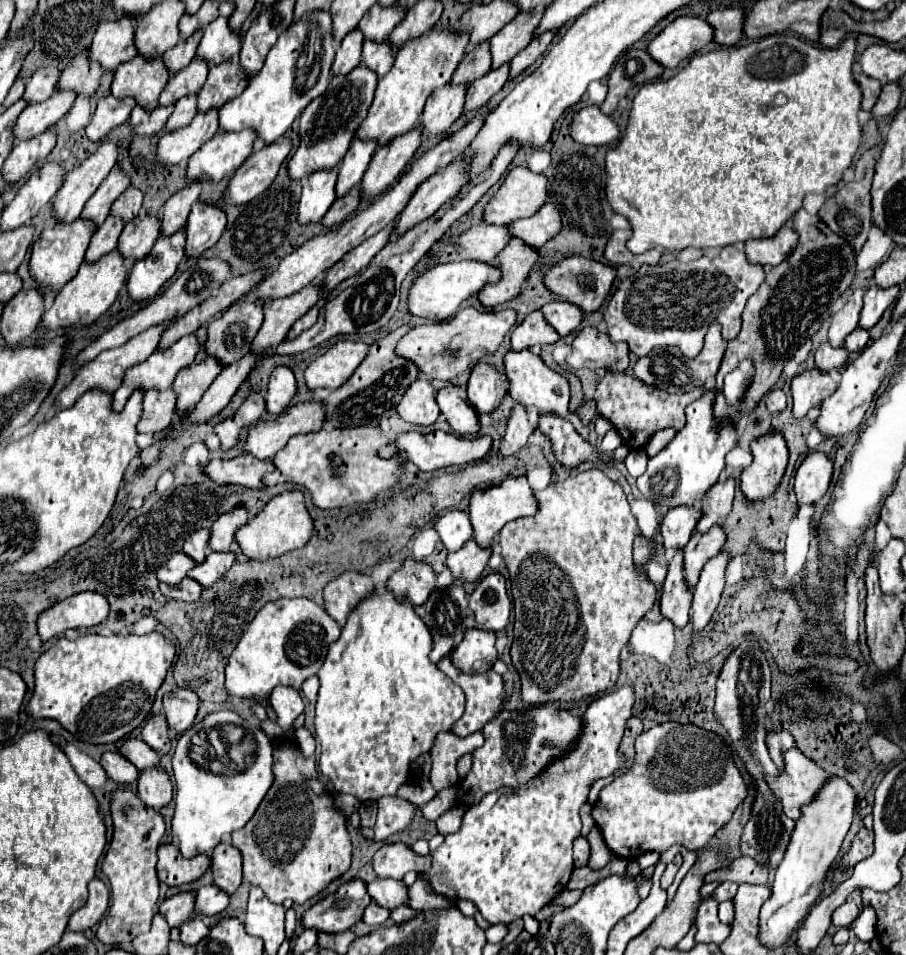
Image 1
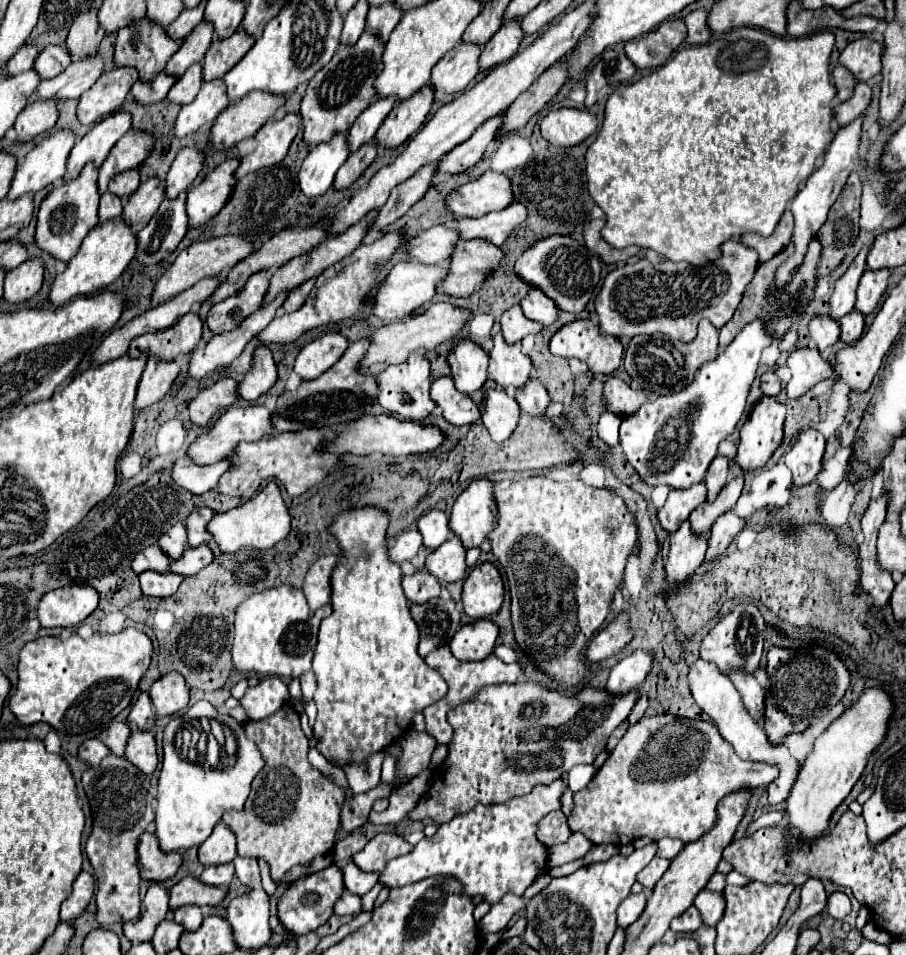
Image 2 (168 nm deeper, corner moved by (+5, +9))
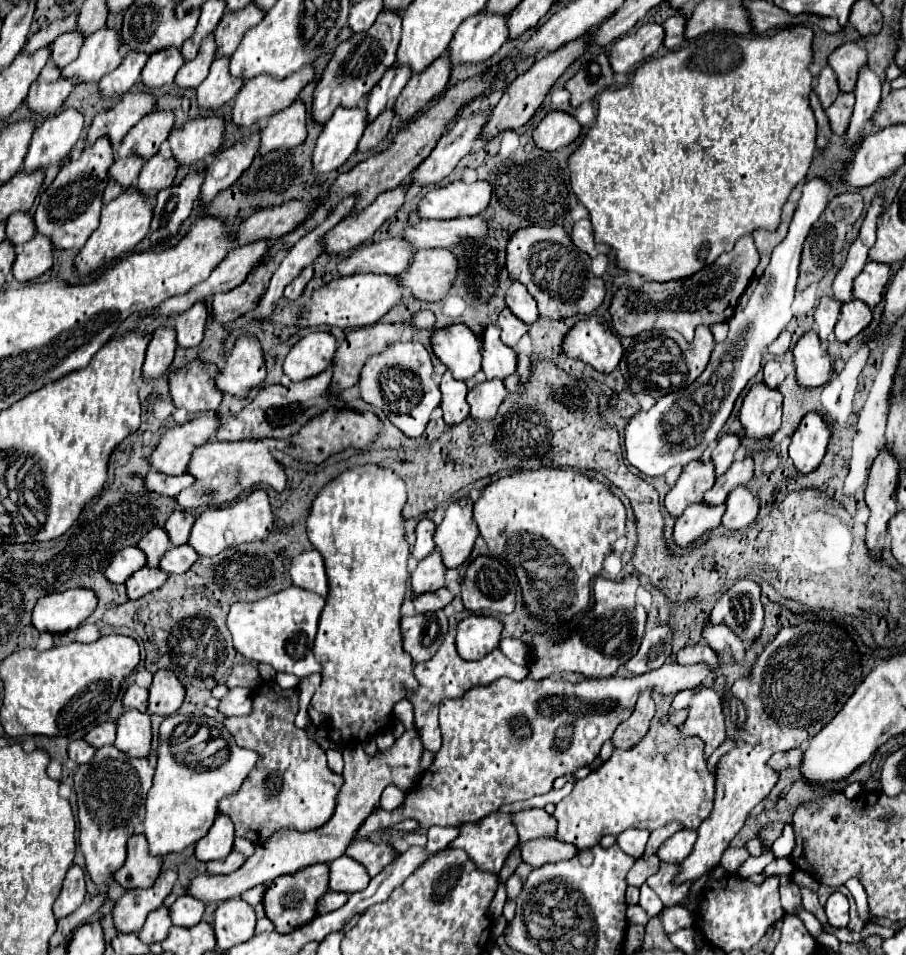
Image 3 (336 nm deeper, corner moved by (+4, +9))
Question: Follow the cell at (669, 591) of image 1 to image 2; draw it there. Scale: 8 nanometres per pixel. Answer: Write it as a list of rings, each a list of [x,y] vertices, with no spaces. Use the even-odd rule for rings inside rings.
[[[689,521],[671,533],[661,545],[661,557],[669,583],[683,583],[705,559],[709,535],[693,535]]]

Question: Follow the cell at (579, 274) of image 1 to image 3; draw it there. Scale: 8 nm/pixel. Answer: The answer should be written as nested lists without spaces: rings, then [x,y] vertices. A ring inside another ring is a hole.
[[[526,227],[514,233],[510,245],[506,247],[506,269],[514,281],[520,281],[538,301],[538,311],[550,319],[562,319],[572,315],[588,315],[602,305],[606,287],[600,277],[590,271],[590,257],[578,251],[570,241],[568,233],[554,227]]]

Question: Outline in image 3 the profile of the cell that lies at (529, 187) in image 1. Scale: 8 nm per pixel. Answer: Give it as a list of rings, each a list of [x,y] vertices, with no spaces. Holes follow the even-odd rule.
[[[452,181],[446,187],[428,191],[420,205],[418,215],[422,219],[454,219],[464,215],[484,213],[492,199],[492,187],[488,181]]]

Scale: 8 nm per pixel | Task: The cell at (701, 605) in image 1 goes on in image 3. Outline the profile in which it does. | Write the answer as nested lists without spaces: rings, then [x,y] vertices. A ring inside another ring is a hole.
[[[734,489],[726,499],[726,513],[722,517],[722,525],[730,531],[738,531],[748,527],[758,515],[758,499],[746,489]]]

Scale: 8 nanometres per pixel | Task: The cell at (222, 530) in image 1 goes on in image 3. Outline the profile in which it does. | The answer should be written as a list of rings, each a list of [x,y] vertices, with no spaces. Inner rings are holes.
[[[174,511],[170,515],[164,529],[168,531],[172,545],[186,545],[188,543],[190,529],[192,529],[194,521],[196,521],[196,517],[192,513],[188,513],[188,511]]]

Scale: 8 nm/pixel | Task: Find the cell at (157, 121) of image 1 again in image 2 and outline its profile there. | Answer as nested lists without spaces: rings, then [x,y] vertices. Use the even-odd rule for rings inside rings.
[[[161,71],[161,75],[157,75],[157,79],[151,79],[149,83],[141,83],[139,79],[131,91],[139,103],[157,103],[167,97],[175,81],[177,79],[173,79],[173,75],[165,75],[165,71]]]

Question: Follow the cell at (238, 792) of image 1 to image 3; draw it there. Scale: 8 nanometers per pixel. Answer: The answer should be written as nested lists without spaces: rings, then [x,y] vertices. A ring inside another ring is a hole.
[[[170,715],[160,725],[160,737],[158,737],[158,773],[154,775],[154,785],[148,791],[146,797],[146,817],[144,817],[144,835],[148,837],[150,853],[152,855],[168,855],[170,851],[184,851],[188,845],[200,841],[208,829],[212,827],[216,815],[218,815],[218,803],[224,797],[230,797],[238,793],[240,785],[248,777],[248,773],[254,769],[258,761],[258,753],[252,749],[242,749],[234,743],[231,734],[223,728],[221,737],[228,745],[228,757],[220,759],[216,767],[202,767],[192,769],[176,759],[172,753],[172,731],[176,725],[184,723],[188,717],[184,715]]]

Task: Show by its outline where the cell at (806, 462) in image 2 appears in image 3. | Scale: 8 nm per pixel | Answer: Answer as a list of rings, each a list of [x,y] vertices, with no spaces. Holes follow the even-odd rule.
[[[808,413],[794,431],[790,443],[790,459],[796,471],[802,475],[812,473],[822,461],[828,441],[830,429],[826,421],[818,413]]]

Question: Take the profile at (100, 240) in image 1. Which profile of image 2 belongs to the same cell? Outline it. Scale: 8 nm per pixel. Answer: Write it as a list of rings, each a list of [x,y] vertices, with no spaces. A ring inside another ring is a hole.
[[[105,191],[99,203],[99,223],[107,223],[109,219],[119,217],[121,213],[123,213],[123,199]]]

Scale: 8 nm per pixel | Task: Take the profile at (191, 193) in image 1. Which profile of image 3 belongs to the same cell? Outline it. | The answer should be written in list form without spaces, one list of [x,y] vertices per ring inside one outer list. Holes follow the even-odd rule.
[[[202,117],[186,123],[186,127],[172,129],[168,141],[172,145],[174,159],[180,165],[192,165],[214,155],[222,145],[224,119]]]

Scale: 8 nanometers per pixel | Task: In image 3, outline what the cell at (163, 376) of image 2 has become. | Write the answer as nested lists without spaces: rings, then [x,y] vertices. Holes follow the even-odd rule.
[[[160,327],[160,329],[154,331],[154,337],[152,337],[148,351],[146,351],[144,369],[142,369],[144,381],[154,381],[162,373],[168,371],[168,367],[172,365],[176,347],[178,345],[176,345],[176,339],[174,339],[174,331],[166,329],[166,327]]]

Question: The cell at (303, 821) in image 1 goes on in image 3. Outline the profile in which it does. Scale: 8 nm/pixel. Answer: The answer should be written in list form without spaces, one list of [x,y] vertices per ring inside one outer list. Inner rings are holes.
[[[262,681],[260,689],[254,691],[254,711],[248,717],[226,717],[224,727],[234,735],[236,743],[244,749],[258,751],[260,759],[254,771],[242,783],[238,795],[222,799],[220,811],[228,815],[236,827],[236,835],[244,837],[256,845],[266,843],[278,829],[296,829],[296,831],[314,831],[330,821],[336,807],[336,795],[344,783],[342,775],[336,775],[328,763],[326,753],[320,745],[310,741],[302,729],[294,725],[298,713],[298,689],[280,689],[274,681]]]

